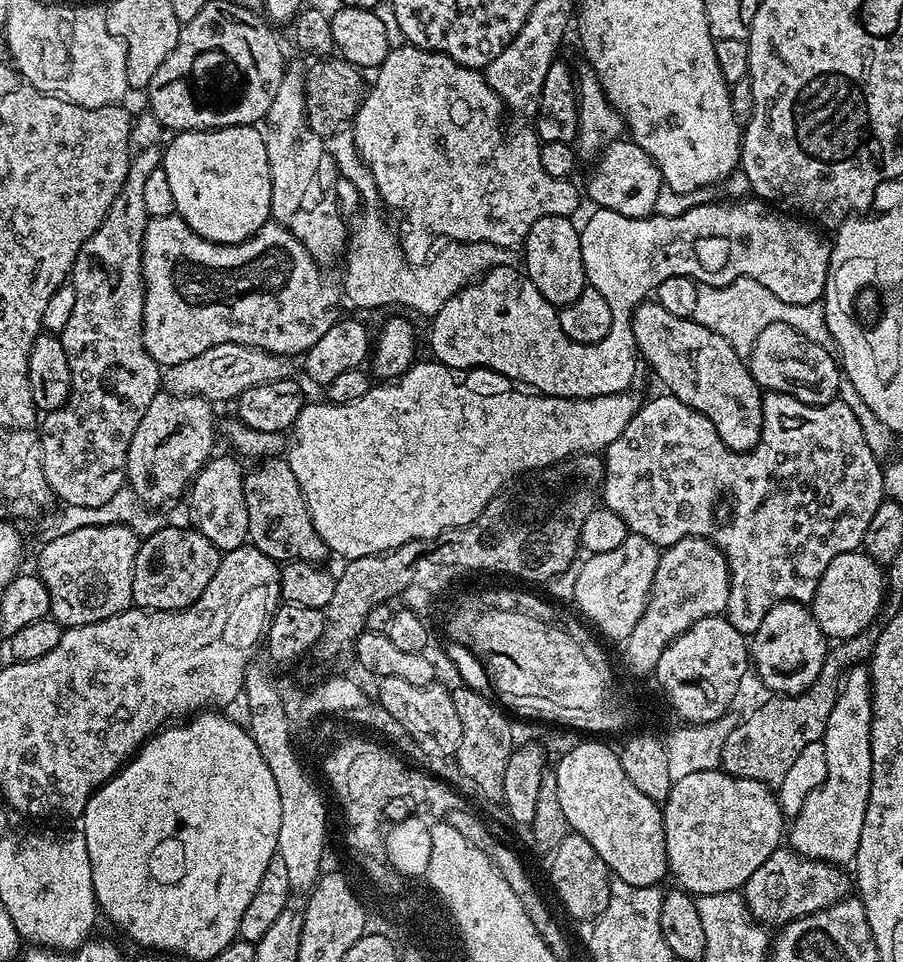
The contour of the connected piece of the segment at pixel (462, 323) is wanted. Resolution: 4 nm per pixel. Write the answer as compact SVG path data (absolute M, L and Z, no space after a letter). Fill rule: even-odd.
M512 266L492 268L490 271L485 272L476 283L468 285L454 298L450 298L446 302L446 306L442 306L442 310L438 310L436 315L431 317L430 324L432 324L432 340L440 347L439 363L446 364L453 370L461 370L460 368L493 368L498 375L509 376L510 379L517 380L520 383L517 385L527 386L529 389L545 396L561 396L567 400L585 400L595 396L609 396L610 394L629 391L633 387L631 384L632 379L636 376L638 356L634 351L631 327L624 326L624 328L620 328L620 326L614 326L610 330L610 334L606 334L606 338L602 338L602 342L597 344L583 344L582 342L574 342L570 338L566 338L566 334L562 334L562 326L560 325L557 309L546 298L542 298L542 294L536 289L534 282L527 274L523 271L515 272Z

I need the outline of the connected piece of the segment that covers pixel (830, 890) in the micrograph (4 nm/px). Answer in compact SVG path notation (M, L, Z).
M779 848L750 874L740 890L753 920L772 928L780 928L798 917L809 916L845 899L852 888L851 877L839 865L822 863L800 856L790 848Z

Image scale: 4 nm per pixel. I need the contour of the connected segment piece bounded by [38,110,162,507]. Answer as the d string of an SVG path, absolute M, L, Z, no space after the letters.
M144 110L141 116L133 119L130 137L132 161L128 164L126 182L118 198L114 198L102 226L94 230L72 264L70 282L74 286L74 311L58 337L69 360L73 386L68 402L43 417L44 437L38 449L44 477L52 488L53 497L68 506L102 506L125 487L128 451L134 430L138 430L138 422L142 422L146 406L150 406L162 388L161 365L150 358L144 345L144 231L150 218L142 195L146 174L151 174L162 164L162 148L156 145L160 135L162 129L151 111Z

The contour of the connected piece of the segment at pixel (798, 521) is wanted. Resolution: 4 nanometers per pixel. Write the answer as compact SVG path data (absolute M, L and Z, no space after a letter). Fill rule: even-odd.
M765 391L762 396L764 431L761 438L751 452L735 452L725 446L722 438L718 438L716 427L710 418L706 418L698 410L686 406L686 402L682 402L677 396L663 395L656 396L653 400L645 399L641 403L640 409L634 414L634 418L630 418L626 430L622 430L620 437L614 442L610 442L610 446L604 449L602 453L604 462L603 507L614 510L614 514L618 514L618 518L622 518L622 522L626 522L631 535L646 538L661 549L668 548L671 544L686 539L687 536L699 536L700 539L709 540L715 544L716 549L724 555L728 563L730 598L726 618L730 622L730 626L734 626L734 630L751 634L758 630L758 626L762 626L762 618L766 618L766 614L775 604L781 604L783 600L811 601L826 566L830 566L830 562L834 562L834 558L838 558L838 554L855 552L863 545L866 526L870 526L870 518L874 518L874 510L878 510L878 506L886 498L883 490L884 468L881 461L871 453L870 447L867 446L862 434L862 426L855 418L853 410L850 410L850 406L844 405L838 398L828 404L807 404L796 396L791 396L789 392Z

